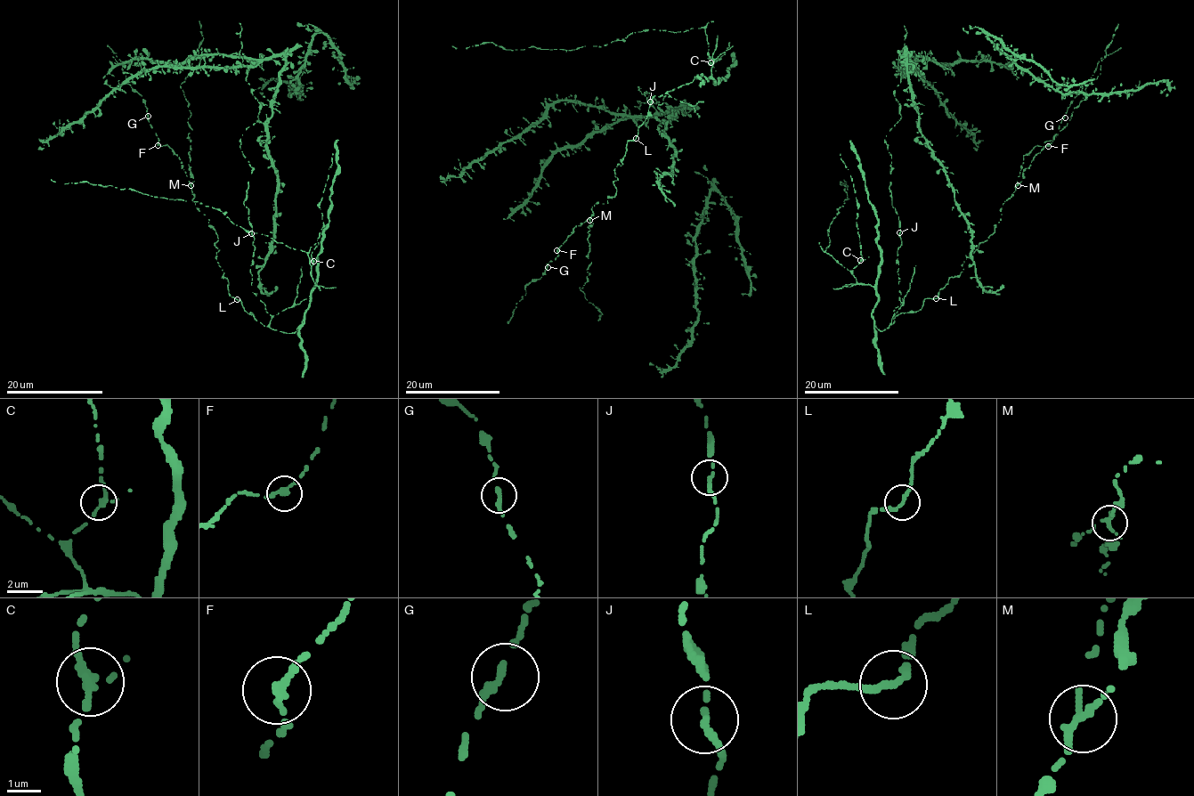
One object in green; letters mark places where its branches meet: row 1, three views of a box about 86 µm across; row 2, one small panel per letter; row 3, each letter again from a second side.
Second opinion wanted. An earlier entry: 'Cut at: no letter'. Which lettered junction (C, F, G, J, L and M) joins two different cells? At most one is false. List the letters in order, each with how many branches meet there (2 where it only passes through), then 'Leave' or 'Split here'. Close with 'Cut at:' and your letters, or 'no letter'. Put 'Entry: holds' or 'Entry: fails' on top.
Entry: fails
C: Branches: 2. Leave
F: Branches: 2. Leave
G: Branches: 2. Leave
J: Branches: 2. Leave
L: Branches: 2. Leave
M: Branches: 2. Split here
Cut at: M

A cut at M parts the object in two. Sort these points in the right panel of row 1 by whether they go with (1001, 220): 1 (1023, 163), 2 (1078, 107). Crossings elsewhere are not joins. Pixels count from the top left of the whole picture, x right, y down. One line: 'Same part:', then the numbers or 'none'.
Same part: 1

